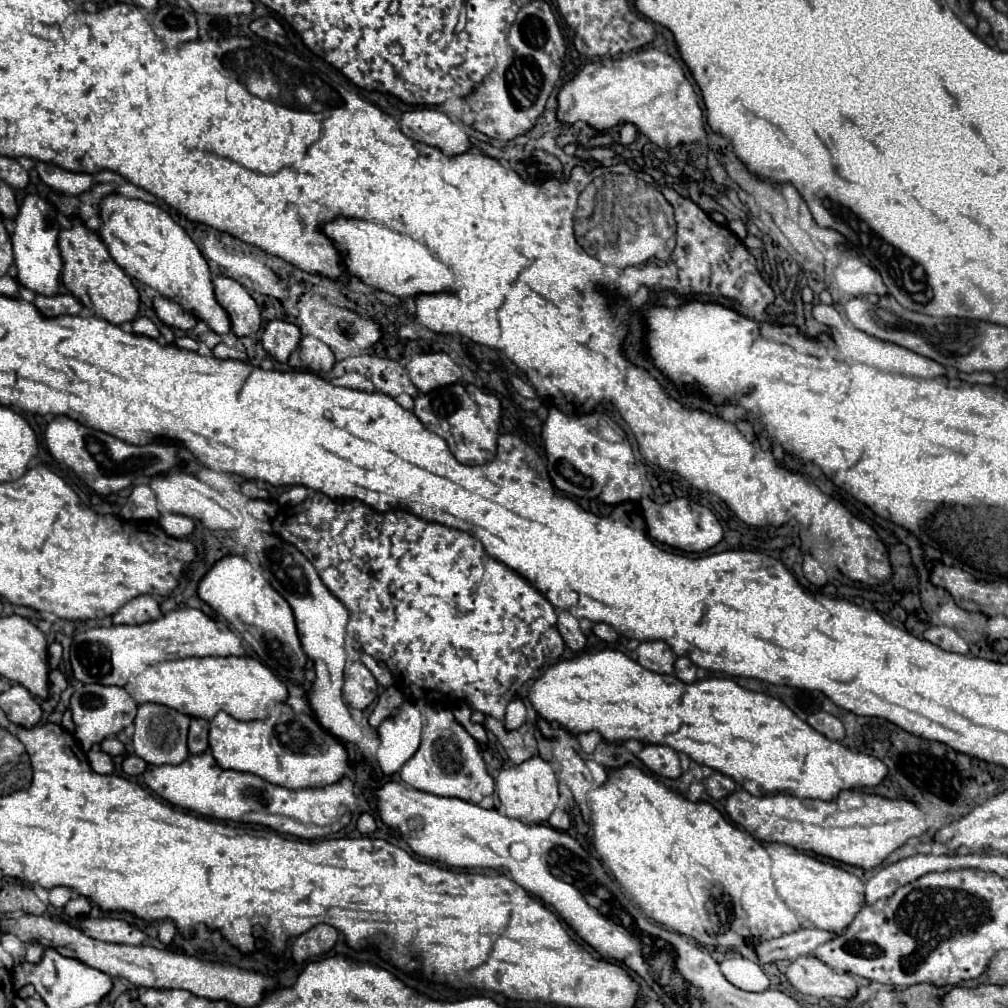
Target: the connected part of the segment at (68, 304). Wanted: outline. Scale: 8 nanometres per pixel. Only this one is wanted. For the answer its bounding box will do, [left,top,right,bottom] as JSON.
[34,294,82,318]

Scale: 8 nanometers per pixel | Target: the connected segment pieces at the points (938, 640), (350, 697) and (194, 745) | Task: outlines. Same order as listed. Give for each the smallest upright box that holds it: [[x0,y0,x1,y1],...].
[[924,626,970,654],[344,662,378,710],[188,718,208,754]]

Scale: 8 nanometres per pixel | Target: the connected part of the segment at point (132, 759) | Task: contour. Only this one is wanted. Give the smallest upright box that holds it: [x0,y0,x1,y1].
[122,754,146,776]

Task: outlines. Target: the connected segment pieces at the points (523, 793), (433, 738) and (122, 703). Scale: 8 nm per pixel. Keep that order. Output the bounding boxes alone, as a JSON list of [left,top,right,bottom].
[[496,756,560,824],[400,708,494,804],[70,684,138,752]]

